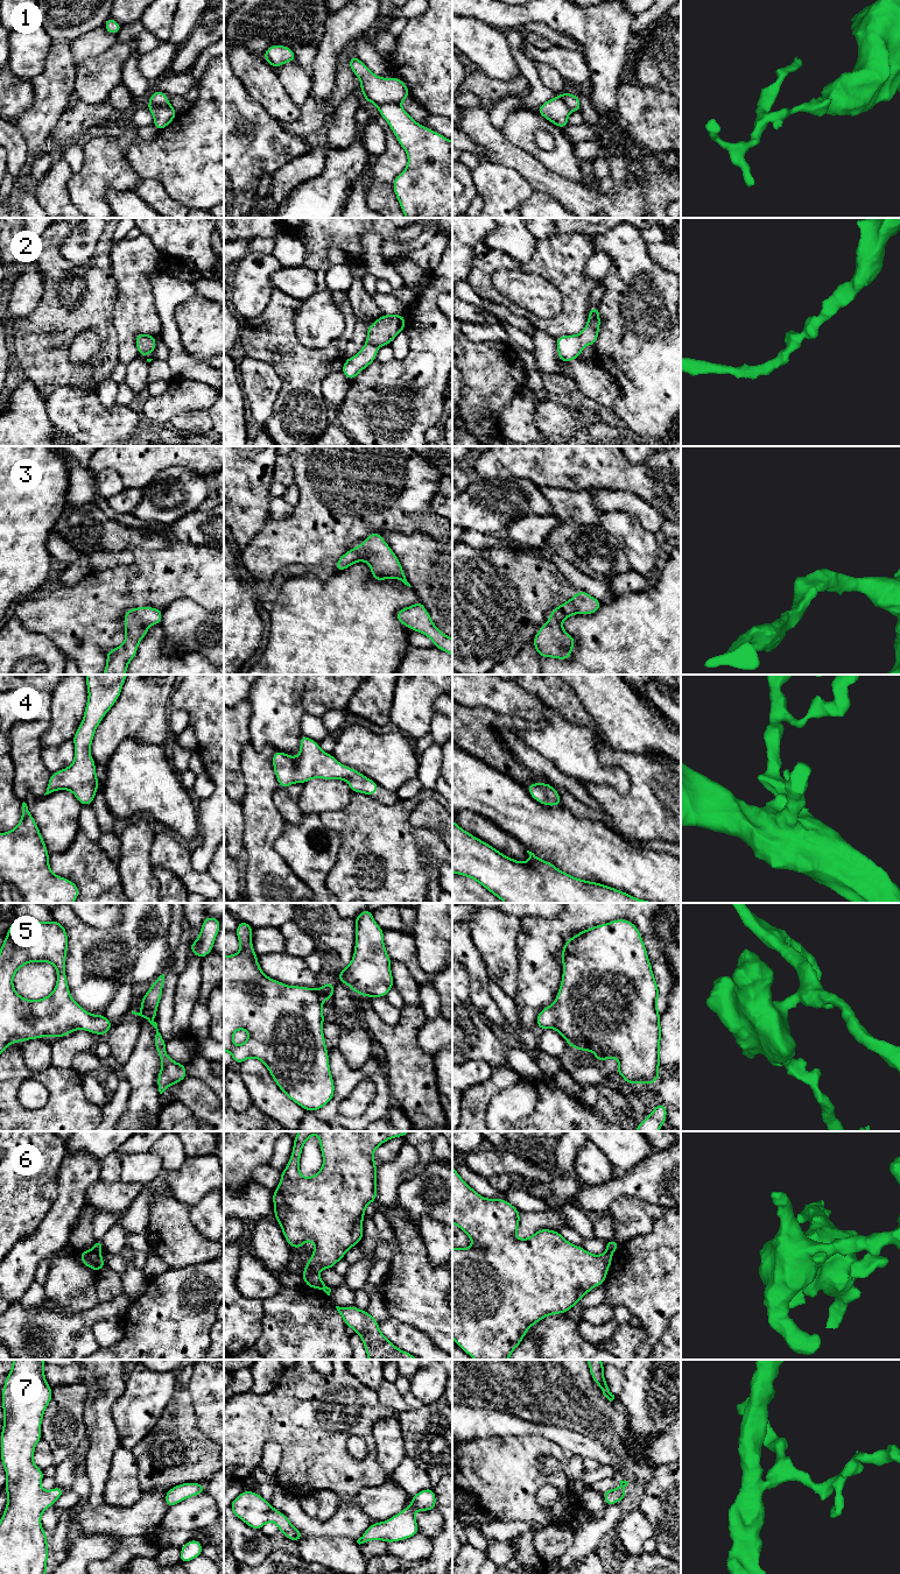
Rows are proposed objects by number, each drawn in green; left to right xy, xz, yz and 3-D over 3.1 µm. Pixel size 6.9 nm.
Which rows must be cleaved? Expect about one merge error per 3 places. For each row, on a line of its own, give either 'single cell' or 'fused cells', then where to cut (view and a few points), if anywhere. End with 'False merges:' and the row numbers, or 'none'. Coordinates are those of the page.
1: fused cells | xz (399, 104), (380, 104), (378, 106)
2: single cell | no cut
3: single cell | no cut
4: single cell | no cut
5: single cell | no cut
6: fused cells | xy (91, 1249), (98, 1253)
7: single cell | no cut
False merges: 1, 6

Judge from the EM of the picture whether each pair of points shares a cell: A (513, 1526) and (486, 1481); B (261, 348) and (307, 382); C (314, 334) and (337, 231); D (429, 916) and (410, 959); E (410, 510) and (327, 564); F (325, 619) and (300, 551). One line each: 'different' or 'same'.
A: different
B: same
C: same
D: different
E: same
F: different

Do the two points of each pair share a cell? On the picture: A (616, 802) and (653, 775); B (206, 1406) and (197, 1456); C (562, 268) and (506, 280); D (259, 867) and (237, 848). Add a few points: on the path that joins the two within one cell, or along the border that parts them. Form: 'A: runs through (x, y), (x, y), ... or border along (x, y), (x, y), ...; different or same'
A: runs through (625, 802), (645, 784); same
B: border along (191, 1404), (197, 1426), (211, 1440); different
C: border along (508, 269), (520, 268), (539, 274), (559, 289); different
D: border along (244, 821), (243, 849); different

